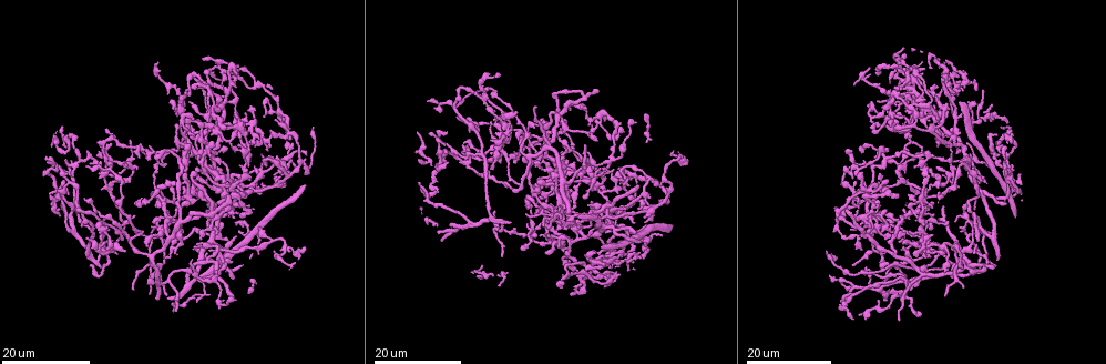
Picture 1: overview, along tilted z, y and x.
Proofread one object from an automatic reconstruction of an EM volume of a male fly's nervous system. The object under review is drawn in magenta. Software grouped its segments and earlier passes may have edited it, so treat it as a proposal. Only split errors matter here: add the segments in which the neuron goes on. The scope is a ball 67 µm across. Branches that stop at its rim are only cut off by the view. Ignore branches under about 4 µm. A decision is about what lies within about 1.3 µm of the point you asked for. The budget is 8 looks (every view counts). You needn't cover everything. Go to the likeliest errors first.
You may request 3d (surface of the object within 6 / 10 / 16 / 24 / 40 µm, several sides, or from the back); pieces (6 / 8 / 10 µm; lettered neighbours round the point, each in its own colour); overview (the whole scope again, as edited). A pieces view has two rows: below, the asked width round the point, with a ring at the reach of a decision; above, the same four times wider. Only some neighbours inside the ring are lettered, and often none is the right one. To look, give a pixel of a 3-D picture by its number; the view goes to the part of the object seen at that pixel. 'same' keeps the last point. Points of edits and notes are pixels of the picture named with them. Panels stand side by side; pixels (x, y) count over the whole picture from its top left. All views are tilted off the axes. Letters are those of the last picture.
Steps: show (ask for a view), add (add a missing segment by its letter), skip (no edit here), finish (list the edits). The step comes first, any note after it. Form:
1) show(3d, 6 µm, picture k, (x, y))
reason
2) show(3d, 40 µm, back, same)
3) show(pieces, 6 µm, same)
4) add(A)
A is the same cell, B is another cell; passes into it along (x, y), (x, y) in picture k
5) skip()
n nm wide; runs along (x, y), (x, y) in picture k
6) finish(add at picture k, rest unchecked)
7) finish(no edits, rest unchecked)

show(3d, 16 µm, picture 1, (557, 138))
end of a long branch

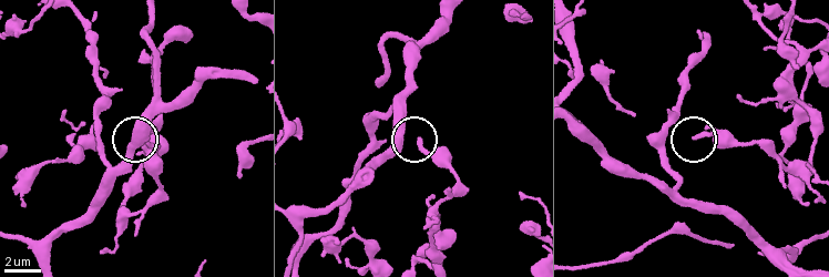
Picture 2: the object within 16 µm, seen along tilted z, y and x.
show(pieces, 8 µm, picture 2, (694, 138))

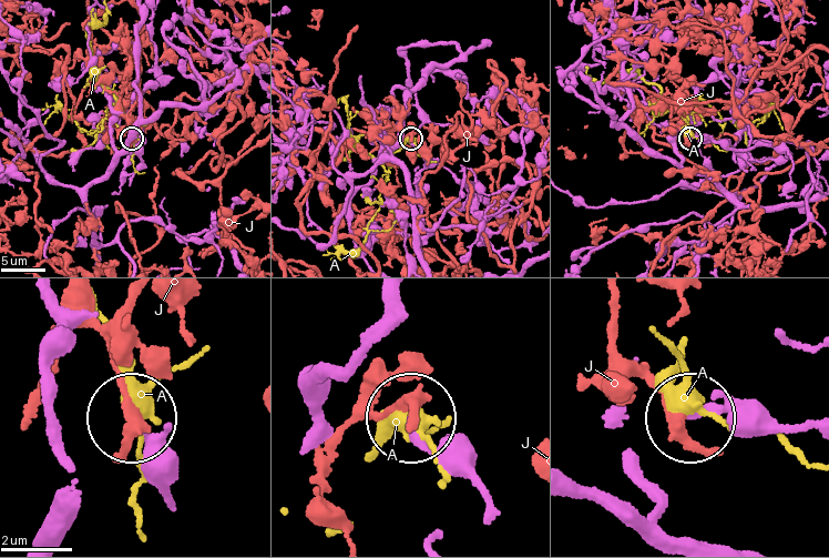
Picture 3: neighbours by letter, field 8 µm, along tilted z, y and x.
skip()
A and J are other cells; runs along (175, 501), (134, 416) in picture 3; none of them fits

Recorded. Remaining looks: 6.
show(3d, 24 µm, picture 1, (547, 251))
free end

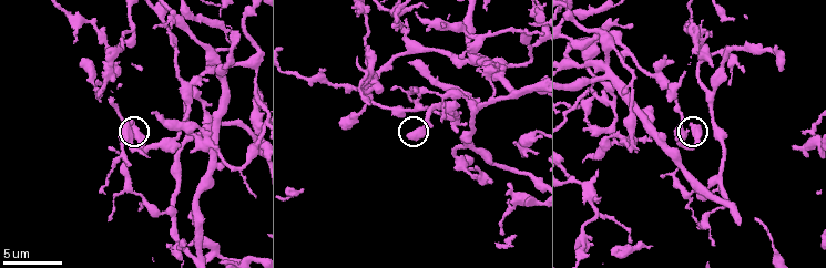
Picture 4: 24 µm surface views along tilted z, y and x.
show(pieces, 10 µm, picture 4, (691, 124))
what lies round it

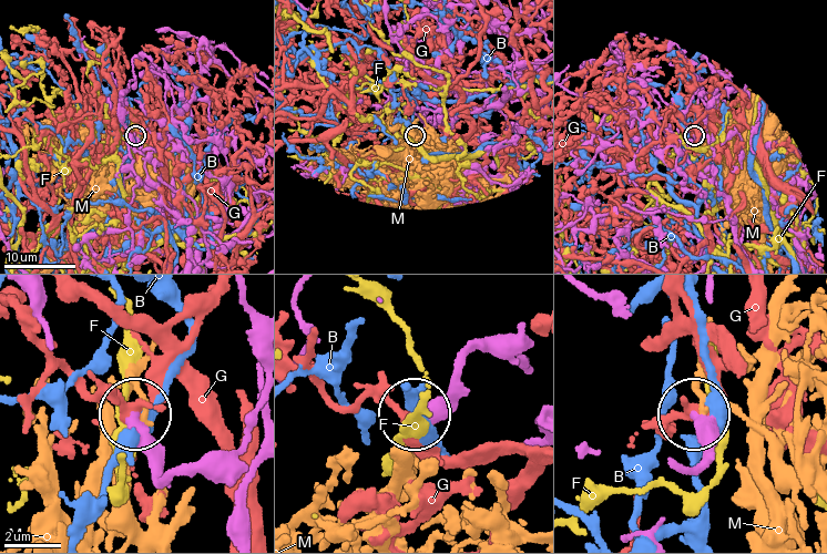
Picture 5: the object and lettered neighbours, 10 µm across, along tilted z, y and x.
skip()
400 nm wide; B, F, G and M are other cells; runs along (685, 467), (705, 449), (705, 426), (696, 418) in picture 5; no lettered segment goes on from it

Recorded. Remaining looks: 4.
show(pieces, 8 µm, picture 4, (104, 191))
branch stops here

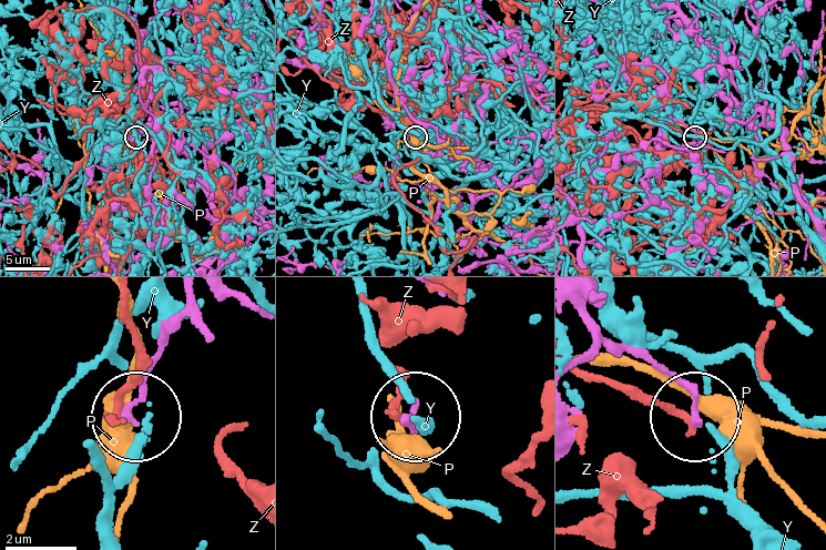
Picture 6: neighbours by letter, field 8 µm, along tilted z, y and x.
skip()
P, Y and Z are other cells; runs along (197, 325), (182, 318), (162, 332), (134, 416) in picture 6; no lettered segment goes on from it

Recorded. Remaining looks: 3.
show(3d, 16 µm, picture 1, (232, 149))
tapers out

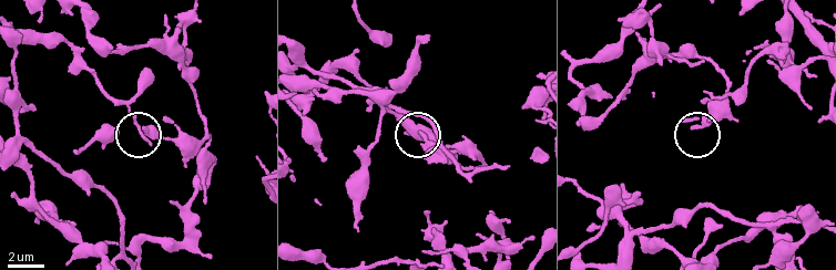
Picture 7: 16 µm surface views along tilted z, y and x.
show(pieces, 8 µm, picture 7, (693, 128))

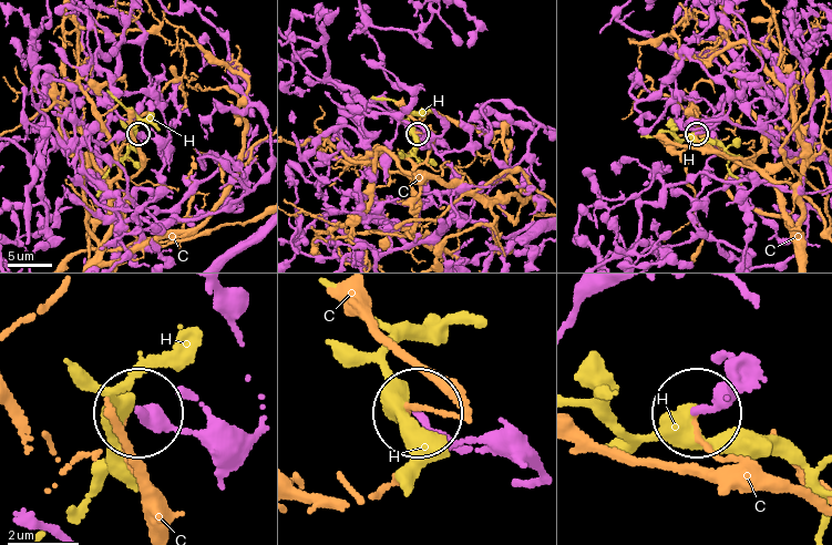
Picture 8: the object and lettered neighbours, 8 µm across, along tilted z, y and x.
skip()
C and H are other cells; none of them fits

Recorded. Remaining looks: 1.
finish(no edits, rest unchecked)

